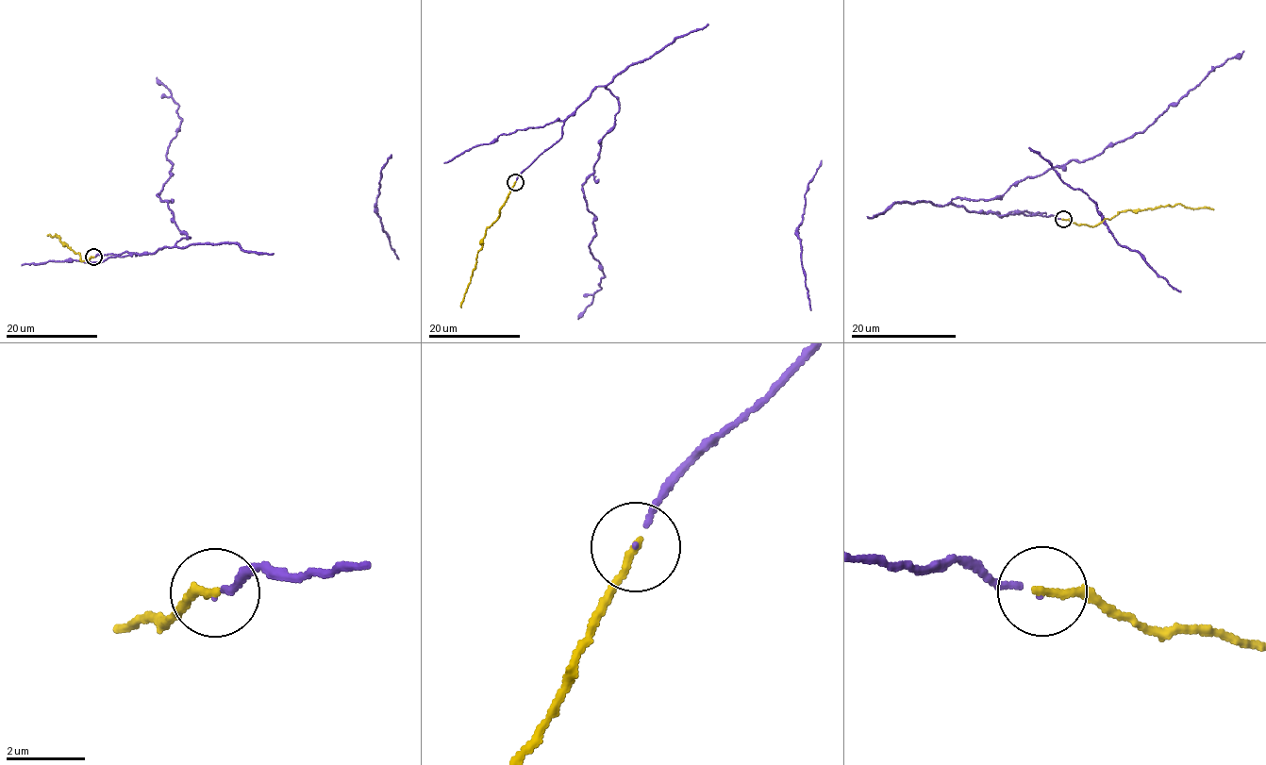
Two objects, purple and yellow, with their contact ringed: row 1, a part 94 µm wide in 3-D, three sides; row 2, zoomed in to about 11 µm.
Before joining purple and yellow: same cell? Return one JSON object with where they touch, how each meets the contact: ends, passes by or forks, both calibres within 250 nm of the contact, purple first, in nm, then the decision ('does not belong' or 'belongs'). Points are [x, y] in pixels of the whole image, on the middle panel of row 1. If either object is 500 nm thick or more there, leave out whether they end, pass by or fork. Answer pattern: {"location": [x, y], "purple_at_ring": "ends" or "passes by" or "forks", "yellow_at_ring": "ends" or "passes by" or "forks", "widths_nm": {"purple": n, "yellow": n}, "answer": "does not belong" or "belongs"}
{"location": [515, 182], "purple_at_ring": "ends", "yellow_at_ring": "ends", "widths_nm": {"purple": 80, "yellow": 200}, "answer": "belongs"}

